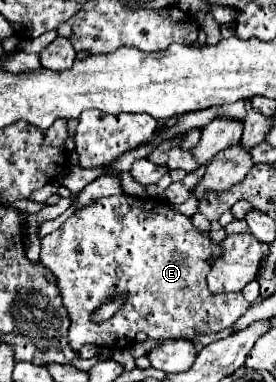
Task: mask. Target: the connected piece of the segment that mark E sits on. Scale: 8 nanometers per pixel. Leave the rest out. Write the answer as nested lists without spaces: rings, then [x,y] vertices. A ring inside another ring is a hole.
[[[122,194],[122,196],[98,198],[96,202],[84,206],[84,208],[78,210],[74,216],[70,216],[58,230],[54,230],[52,234],[44,236],[44,238],[42,238],[42,250],[40,250],[40,262],[42,262],[44,266],[48,266],[48,268],[56,274],[58,288],[60,288],[60,294],[62,294],[62,298],[64,298],[64,306],[66,306],[66,310],[68,310],[68,314],[70,314],[70,320],[72,320],[70,330],[68,330],[68,344],[70,344],[70,348],[72,348],[74,352],[78,352],[78,350],[80,350],[82,346],[86,346],[86,344],[92,344],[92,346],[102,348],[102,346],[108,346],[110,342],[116,342],[116,340],[118,340],[118,348],[126,348],[130,342],[134,342],[134,338],[136,338],[138,332],[144,332],[148,338],[192,338],[192,336],[196,336],[196,334],[220,332],[220,330],[232,326],[232,322],[236,322],[236,320],[250,308],[250,304],[244,300],[242,292],[212,294],[212,292],[208,290],[208,286],[206,286],[206,274],[208,274],[208,270],[210,270],[210,264],[208,264],[208,258],[210,258],[210,256],[220,256],[220,246],[218,246],[218,244],[212,244],[210,238],[208,238],[208,234],[198,232],[198,230],[192,226],[192,222],[190,222],[188,216],[178,214],[176,210],[168,208],[168,204],[166,204],[164,198],[136,198],[136,196],[126,196],[126,194]],[[120,290],[128,292],[128,302],[124,304],[124,310],[118,310],[118,312],[112,316],[112,320],[108,320],[108,322],[100,322],[100,324],[92,322],[92,320],[90,320],[92,310],[94,310],[100,302],[104,302],[104,298],[108,298],[112,292],[120,292]]]

